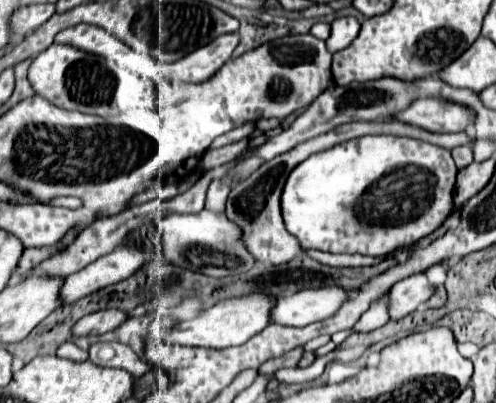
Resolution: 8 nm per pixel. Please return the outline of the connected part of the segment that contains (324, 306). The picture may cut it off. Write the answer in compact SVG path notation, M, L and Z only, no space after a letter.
M320 287L278 297L270 309L270 325L304 327L322 321L332 315L348 295L350 293L340 291L340 287Z

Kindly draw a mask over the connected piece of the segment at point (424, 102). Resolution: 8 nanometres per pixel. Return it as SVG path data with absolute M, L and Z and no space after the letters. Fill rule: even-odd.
M416 99L410 107L398 111L392 119L432 133L466 131L474 121L474 117L468 113L466 107L438 99Z

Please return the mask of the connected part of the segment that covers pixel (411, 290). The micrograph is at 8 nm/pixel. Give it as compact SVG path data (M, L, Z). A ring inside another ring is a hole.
M410 275L408 279L398 281L390 293L388 293L388 315L392 321L398 321L406 317L408 313L420 309L430 295L434 293L434 287L428 283L426 275Z

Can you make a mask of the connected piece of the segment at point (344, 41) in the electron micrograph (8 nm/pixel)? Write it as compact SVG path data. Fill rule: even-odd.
M340 17L340 19L336 19L332 23L332 33L326 39L328 51L332 51L332 53L342 51L344 47L348 47L356 39L358 31L360 31L358 19L354 19L354 17Z

